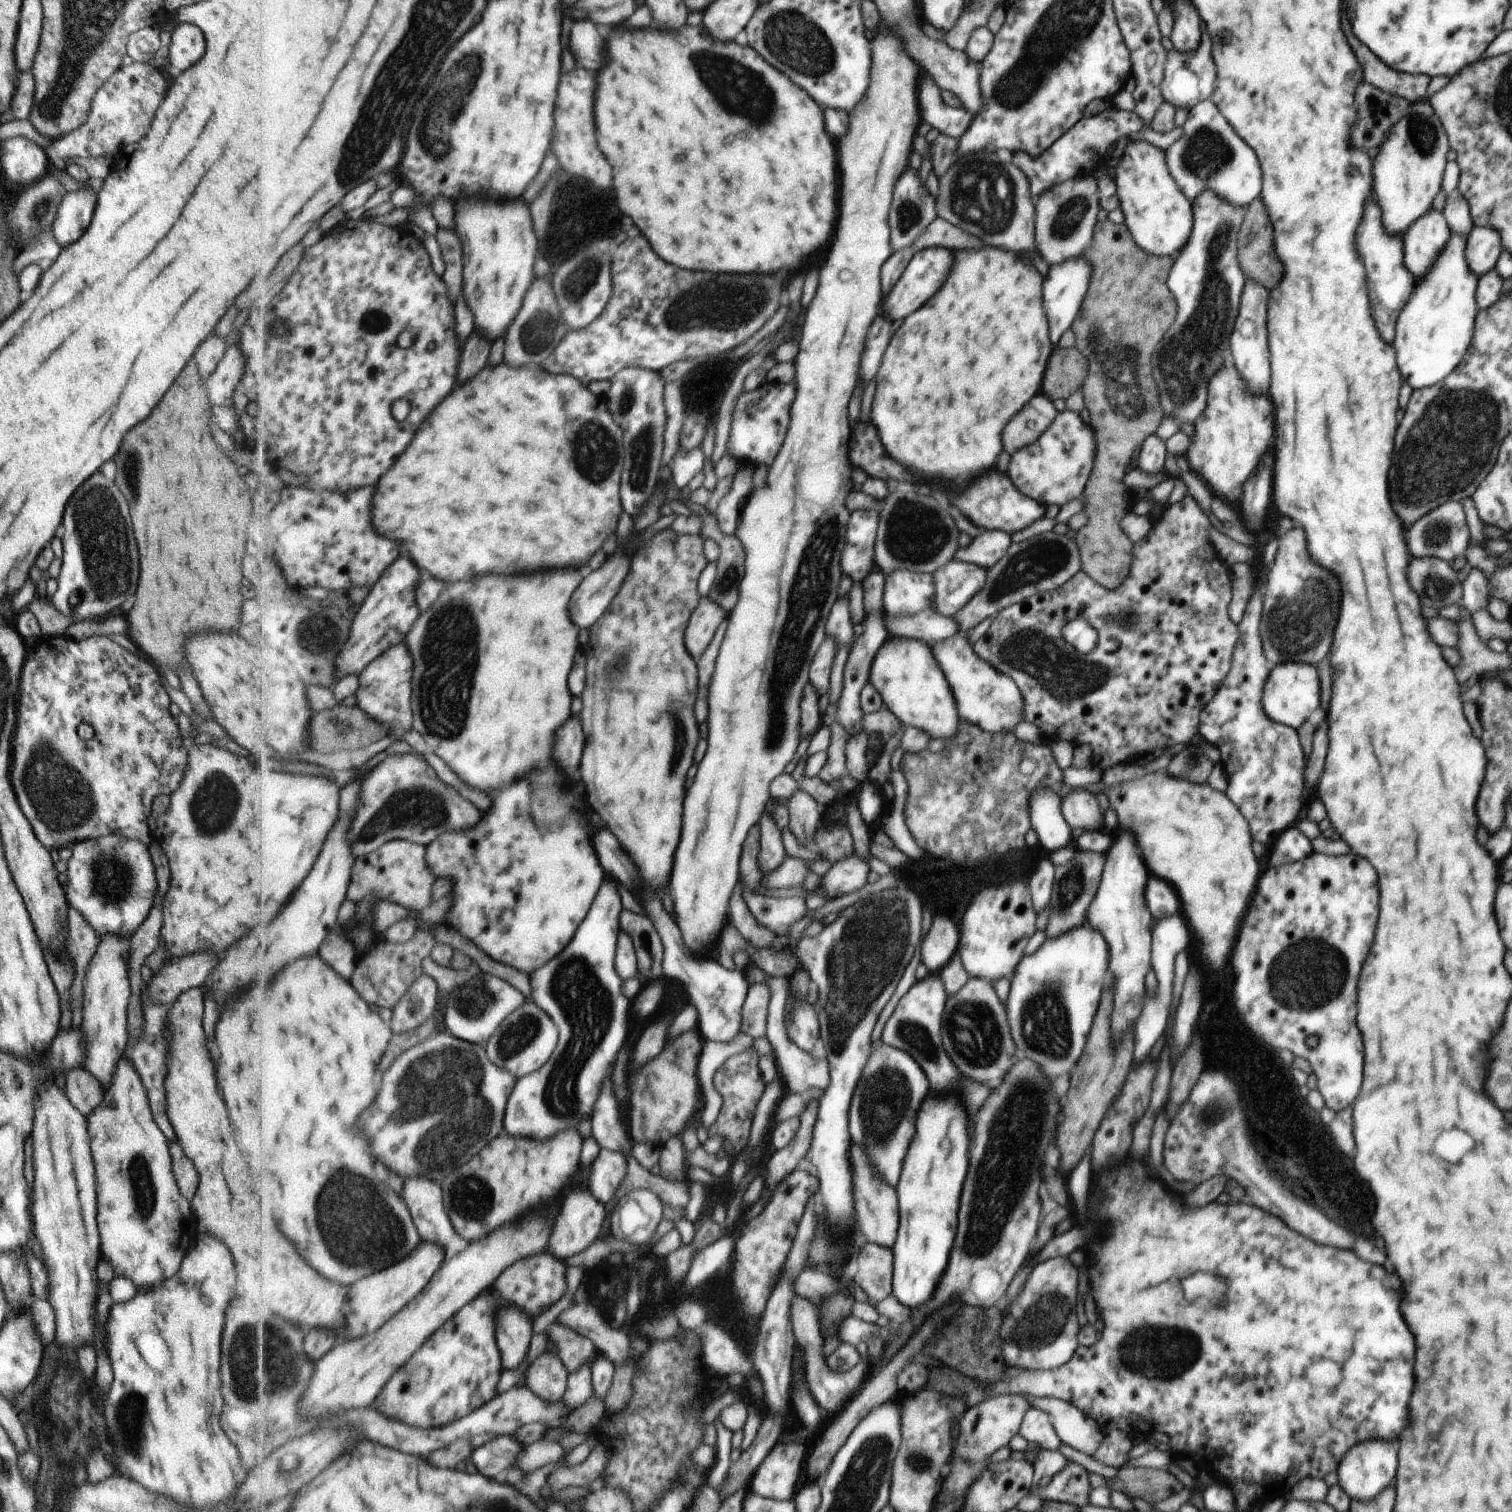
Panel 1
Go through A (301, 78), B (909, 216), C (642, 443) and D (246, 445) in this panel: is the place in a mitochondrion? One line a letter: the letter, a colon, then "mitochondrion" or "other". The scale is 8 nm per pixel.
A: other
B: mitochondrion
C: mitochondrion
D: other

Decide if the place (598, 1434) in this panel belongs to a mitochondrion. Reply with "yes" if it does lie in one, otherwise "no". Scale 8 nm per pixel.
no

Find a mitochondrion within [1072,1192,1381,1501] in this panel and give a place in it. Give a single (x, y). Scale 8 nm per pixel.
(1167, 1351)

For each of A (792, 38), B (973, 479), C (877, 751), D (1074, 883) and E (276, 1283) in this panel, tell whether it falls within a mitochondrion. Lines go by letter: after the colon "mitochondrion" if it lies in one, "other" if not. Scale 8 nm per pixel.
A: mitochondrion
B: other
C: other
D: mitochondrion
E: other

